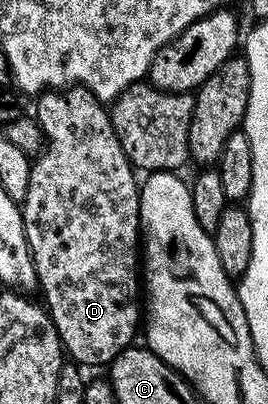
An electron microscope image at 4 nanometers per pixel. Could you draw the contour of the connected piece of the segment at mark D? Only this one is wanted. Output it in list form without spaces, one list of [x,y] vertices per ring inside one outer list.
[[[67,87],[61,91],[46,91],[37,98],[37,101],[36,120],[39,129],[42,130],[44,148],[33,158],[28,179],[28,193],[20,202],[20,208],[24,223],[24,235],[28,239],[28,247],[32,251],[32,259],[38,276],[38,289],[40,294],[42,293],[41,300],[44,302],[44,308],[56,327],[59,339],[62,340],[65,356],[71,362],[82,367],[87,367],[86,365],[106,367],[109,366],[112,359],[116,359],[116,355],[120,355],[120,351],[131,348],[135,344],[134,336],[137,333],[139,336],[140,333],[140,222],[138,219],[140,181],[139,178],[134,178],[136,170],[131,165],[128,155],[116,135],[107,106],[98,100],[91,89]]]

